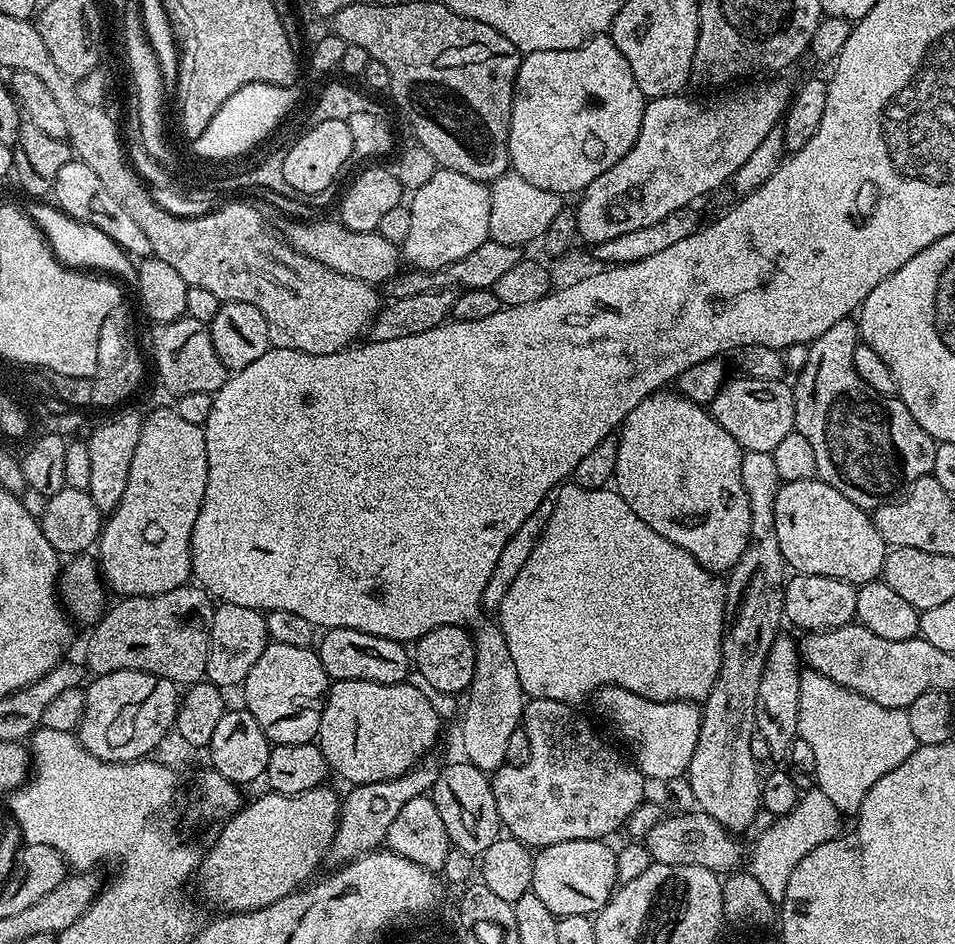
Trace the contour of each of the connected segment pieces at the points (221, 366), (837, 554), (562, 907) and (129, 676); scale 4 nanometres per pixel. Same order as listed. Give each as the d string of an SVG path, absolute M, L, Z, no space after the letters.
M187 314L169 324L158 324L151 329L152 332L152 360L156 363L156 372L164 383L168 392L173 392L176 398L190 394L214 394L228 380L230 369L218 358L214 351L214 342L209 325L190 318Z
M813 478L781 483L772 509L778 546L793 573L829 576L857 586L883 573L886 545L871 515L826 481Z
M574 840L539 849L532 857L530 891L546 905L550 914L595 917L608 905L608 899L618 887L616 853L613 845L601 840Z
M129 668L96 676L93 681L84 693L84 713L78 729L80 745L94 758L111 764L130 764L151 757L173 731L180 709L177 685L153 672Z

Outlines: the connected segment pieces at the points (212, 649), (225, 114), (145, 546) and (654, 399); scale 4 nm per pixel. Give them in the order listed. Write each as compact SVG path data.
M221 603L212 613L210 626L210 642L208 643L208 657L204 675L207 683L215 684L221 690L229 690L243 685L246 674L250 674L254 662L262 658L262 650L266 650L270 643L267 632L265 613L250 606L234 606Z
M260 83L259 86L246 85L241 90L235 91L219 107L219 110L210 120L208 126L199 138L194 140L198 145L198 152L208 156L228 156L236 154L238 150L244 150L246 146L254 144L260 136L271 130L278 117L288 108L288 104L293 105L298 97L302 95L301 89L284 88L277 84Z
M171 407L160 408L152 417L147 417L142 426L142 434L138 438L138 450L134 450L134 462L130 462L130 478L126 482L126 494L122 494L122 502L118 502L116 511L111 513L103 521L100 530L100 539L98 541L98 549L100 548L100 556L98 555L98 567L102 573L102 578L109 589L112 588L120 598L129 596L161 596L175 588L183 588L189 583L192 576L192 531L194 530L194 522L200 513L200 507L204 501L206 494L206 474L208 473L208 463L206 462L206 438L204 437L203 427L186 422L180 417L176 410Z
M661 390L638 402L618 429L614 491L650 530L662 534L674 546L682 546L708 572L727 574L735 568L752 539L750 498L746 498L746 489L742 487L744 454L744 449L718 426L705 405L696 404L675 390Z

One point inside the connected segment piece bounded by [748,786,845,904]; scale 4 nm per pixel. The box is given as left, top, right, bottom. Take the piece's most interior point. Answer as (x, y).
(815, 820)

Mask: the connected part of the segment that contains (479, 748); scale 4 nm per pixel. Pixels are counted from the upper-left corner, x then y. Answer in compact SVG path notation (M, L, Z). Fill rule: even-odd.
M499 623L482 625L480 633L475 633L474 643L478 671L473 674L466 692L468 709L464 716L468 720L461 722L460 736L464 739L467 763L491 774L506 764L506 746L510 743L510 734L521 727L526 697L518 678L518 666L514 666L514 658L510 658L510 646L506 646Z

